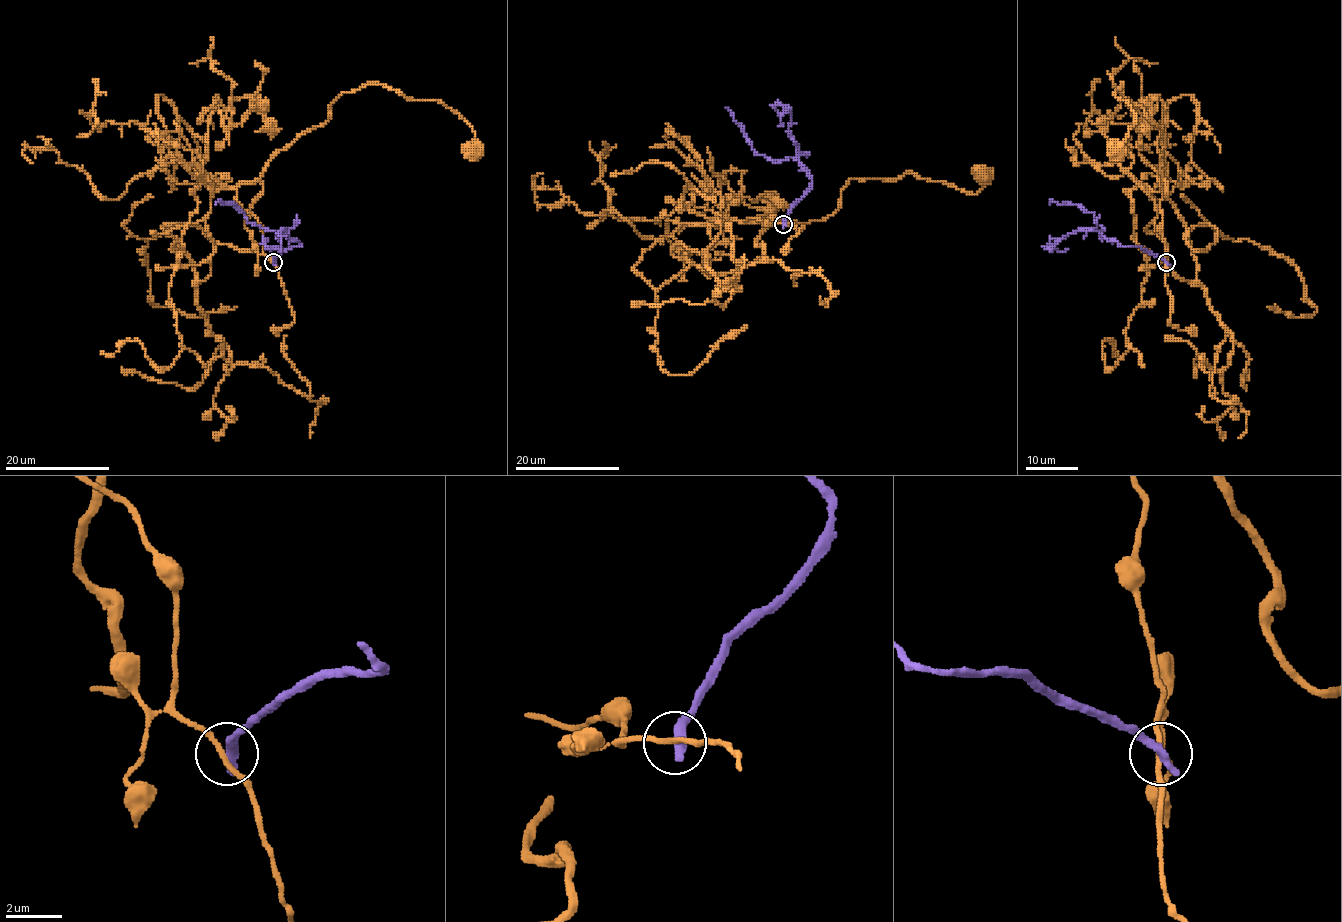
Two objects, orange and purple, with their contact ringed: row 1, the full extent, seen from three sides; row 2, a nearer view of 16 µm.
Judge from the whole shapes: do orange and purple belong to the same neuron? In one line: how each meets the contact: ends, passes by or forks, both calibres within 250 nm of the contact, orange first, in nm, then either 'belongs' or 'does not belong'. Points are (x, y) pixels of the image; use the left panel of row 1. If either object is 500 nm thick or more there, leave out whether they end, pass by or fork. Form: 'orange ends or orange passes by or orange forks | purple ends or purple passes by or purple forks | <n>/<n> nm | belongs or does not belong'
orange passes by | purple ends | 170/440 nm | does not belong

